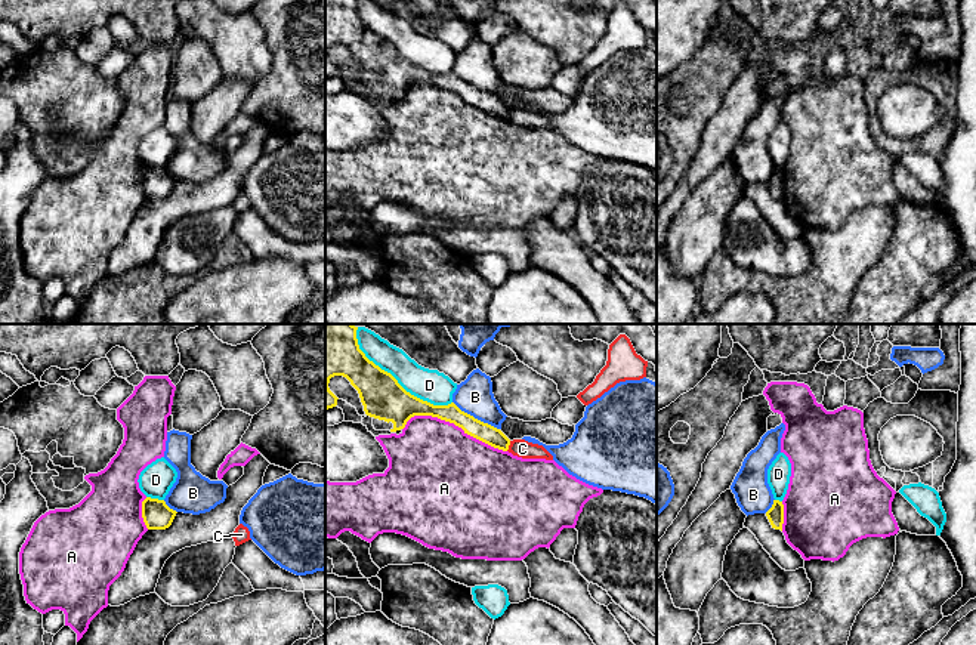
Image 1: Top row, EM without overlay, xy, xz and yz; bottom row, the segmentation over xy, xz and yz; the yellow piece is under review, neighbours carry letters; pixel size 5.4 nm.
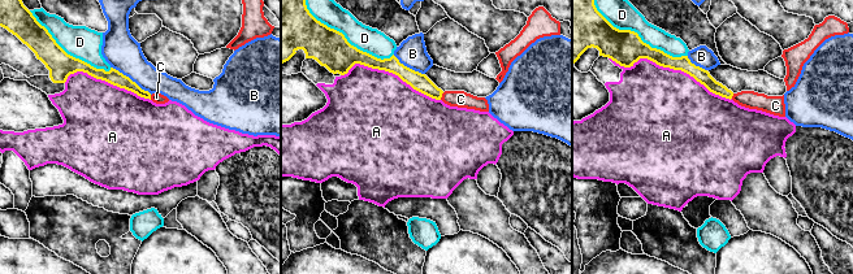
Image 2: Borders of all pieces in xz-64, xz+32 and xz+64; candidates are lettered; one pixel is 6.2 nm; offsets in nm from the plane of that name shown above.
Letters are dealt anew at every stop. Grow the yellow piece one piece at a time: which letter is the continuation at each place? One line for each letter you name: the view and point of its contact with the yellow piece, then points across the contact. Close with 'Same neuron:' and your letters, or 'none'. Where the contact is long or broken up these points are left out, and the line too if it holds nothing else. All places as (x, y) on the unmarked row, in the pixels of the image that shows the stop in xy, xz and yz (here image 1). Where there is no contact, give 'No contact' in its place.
Same neuron: none

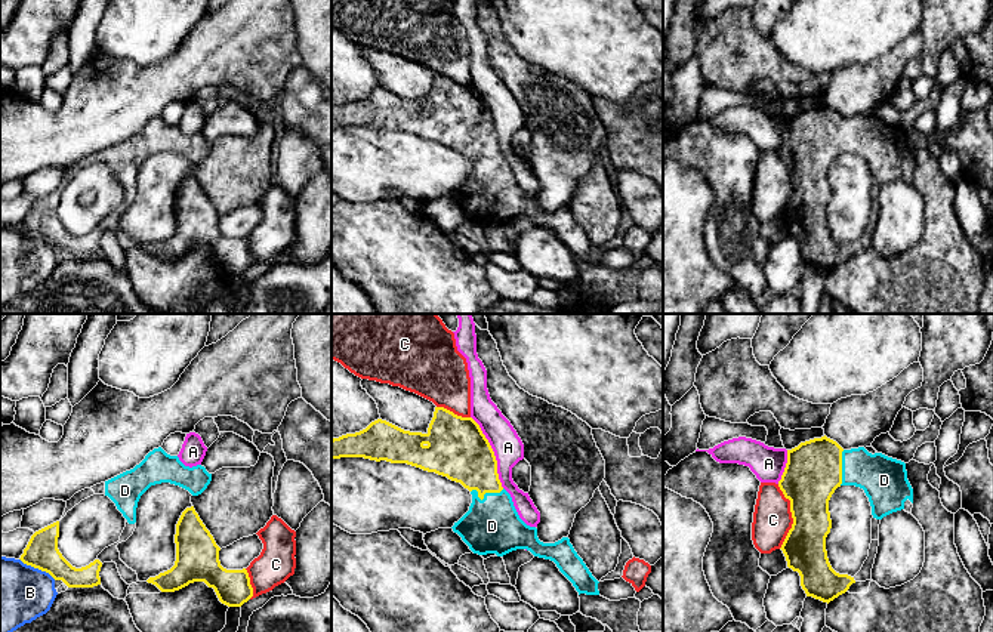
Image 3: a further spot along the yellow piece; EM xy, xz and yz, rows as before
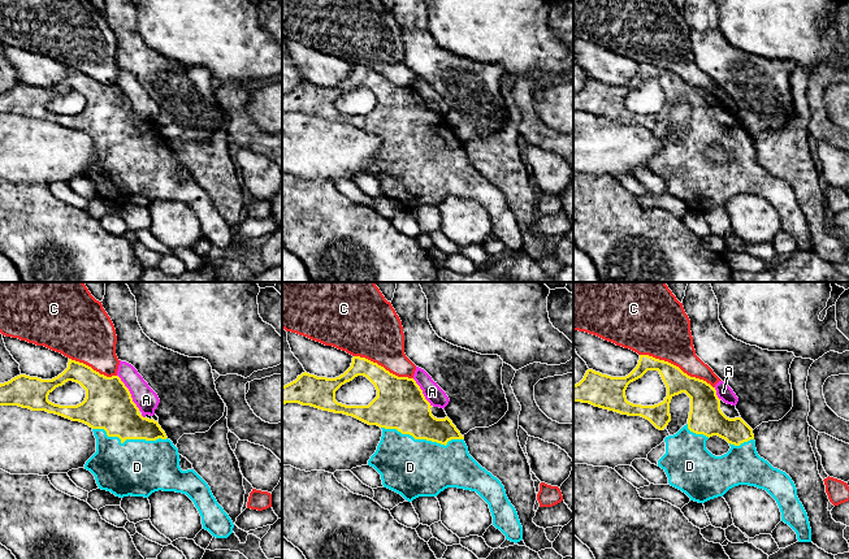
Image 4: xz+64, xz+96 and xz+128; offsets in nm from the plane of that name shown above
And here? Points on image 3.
D: Touches yellow at xz (484, 162)
Same neuron: D

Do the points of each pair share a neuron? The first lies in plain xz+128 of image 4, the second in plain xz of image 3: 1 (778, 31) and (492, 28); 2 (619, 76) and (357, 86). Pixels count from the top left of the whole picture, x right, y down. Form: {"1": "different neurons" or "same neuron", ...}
{"1": "different neurons", "2": "different neurons"}

